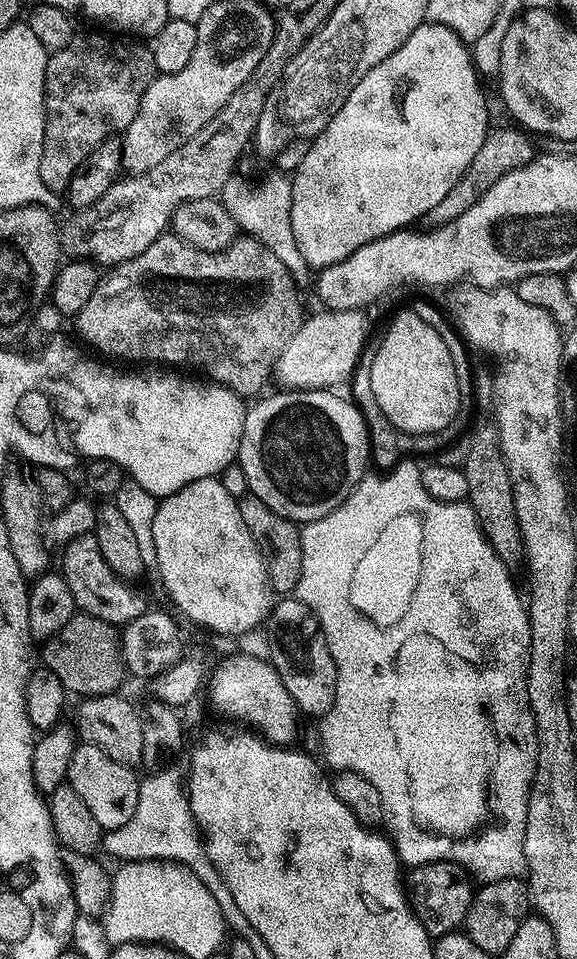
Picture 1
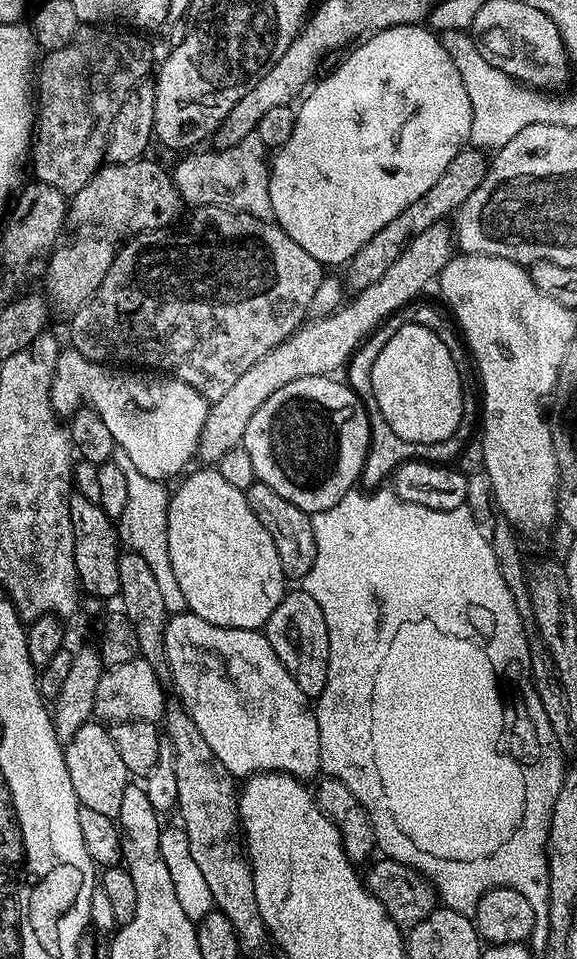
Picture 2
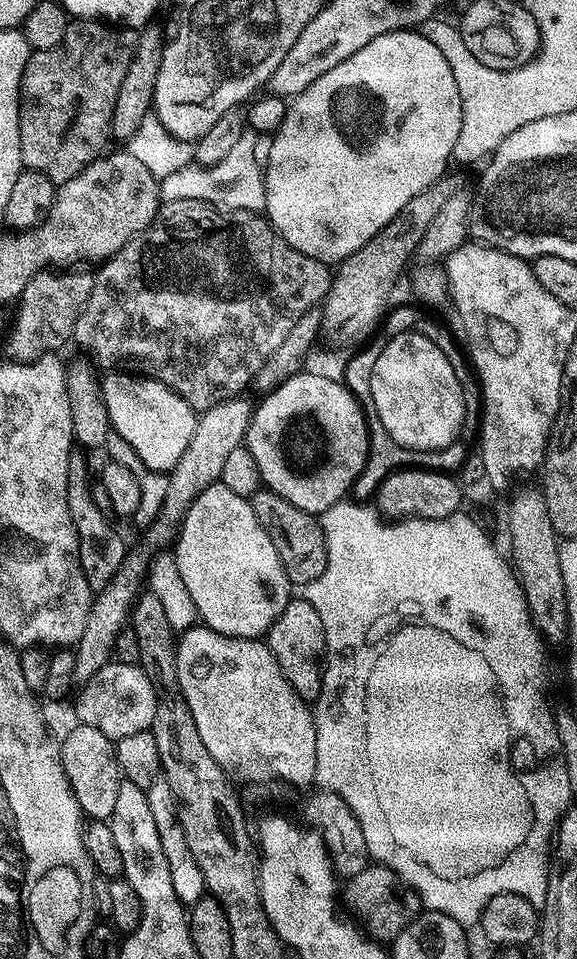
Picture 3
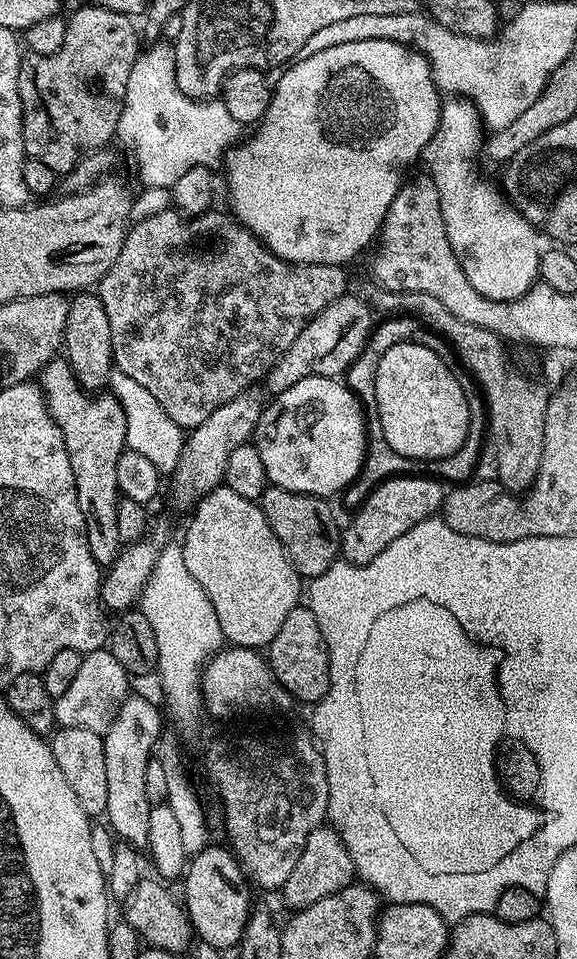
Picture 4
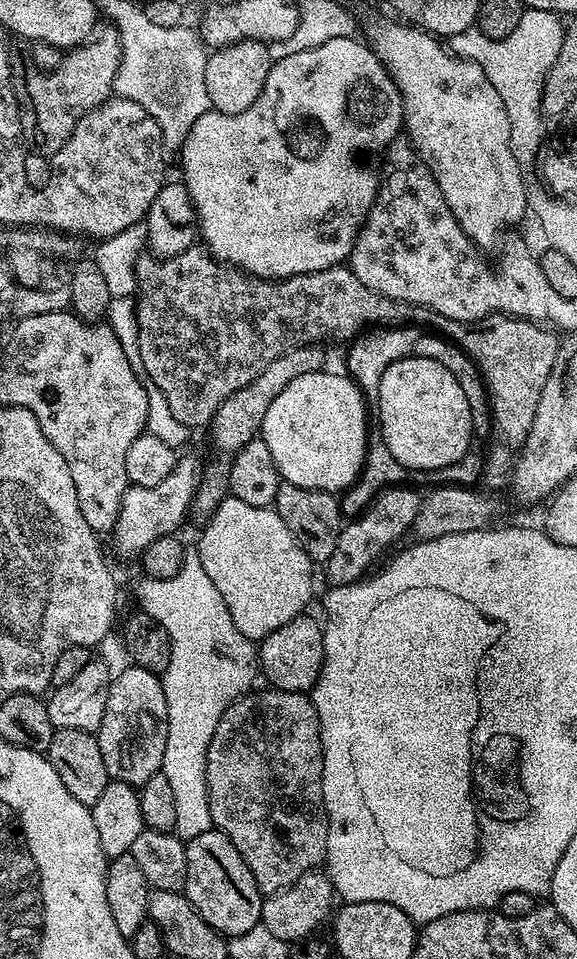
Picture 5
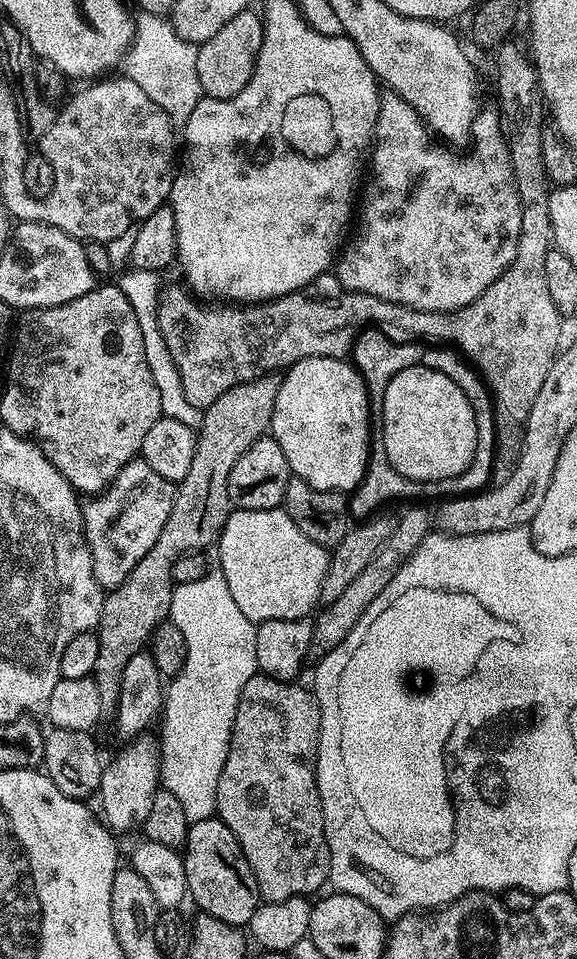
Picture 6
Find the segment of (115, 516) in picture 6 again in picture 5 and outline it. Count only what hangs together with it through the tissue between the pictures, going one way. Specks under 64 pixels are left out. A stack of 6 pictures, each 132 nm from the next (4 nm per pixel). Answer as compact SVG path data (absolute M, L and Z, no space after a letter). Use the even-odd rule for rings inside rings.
M181 455L174 471L165 480L158 482L158 486L134 484L125 490L116 524L110 531L113 546L122 555L136 558L148 548L150 542L173 535L184 516L186 520L189 515L201 471L202 460L196 456Z

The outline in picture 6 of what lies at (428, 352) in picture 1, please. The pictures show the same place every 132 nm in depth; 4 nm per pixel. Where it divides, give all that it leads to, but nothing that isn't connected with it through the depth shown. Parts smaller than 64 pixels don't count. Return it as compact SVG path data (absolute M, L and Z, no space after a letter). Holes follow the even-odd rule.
M417 366L402 370L402 374L394 374L384 391L382 414L378 424L384 427L382 439L386 446L386 458L398 470L398 474L406 474L411 480L441 480L454 478L470 466L474 458L474 450L478 446L478 426L474 426L474 410L472 403L458 390L446 374L442 374L435 366Z

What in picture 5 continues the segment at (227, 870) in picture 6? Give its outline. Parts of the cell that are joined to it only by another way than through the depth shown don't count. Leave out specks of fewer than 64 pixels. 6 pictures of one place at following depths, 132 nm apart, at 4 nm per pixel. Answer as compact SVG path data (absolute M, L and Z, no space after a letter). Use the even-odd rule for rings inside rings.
M213 826L206 834L198 834L198 838L187 841L186 850L186 882L184 896L202 914L202 918L214 930L218 930L226 938L246 934L256 924L261 923L260 911L264 905L258 882L254 882L254 874L250 874L250 866L238 854L238 846L226 838L226 834Z

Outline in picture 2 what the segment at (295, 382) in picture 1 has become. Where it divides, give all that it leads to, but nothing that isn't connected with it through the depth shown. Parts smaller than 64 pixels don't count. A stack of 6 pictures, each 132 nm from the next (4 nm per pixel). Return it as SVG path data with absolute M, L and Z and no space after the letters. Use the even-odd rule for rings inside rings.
M444 222L427 228L423 234L415 236L406 245L394 266L390 266L390 270L386 270L386 274L382 274L378 282L359 289L353 295L356 296L353 300L351 297L329 316L313 319L312 325L308 322L301 324L291 336L274 346L270 354L258 358L258 362L254 362L254 366L250 366L250 370L246 370L246 374L242 374L242 378L234 382L229 393L211 401L208 420L204 423L204 434L200 439L199 459L204 459L201 460L204 462L218 462L222 454L226 454L226 450L237 447L243 441L246 426L258 406L262 406L266 398L270 398L290 382L311 376L336 374L339 368L341 371L351 360L352 353L364 343L364 339L389 316L407 309L417 299L415 296L431 280L433 283L439 277L441 270L452 261L453 255L453 229Z

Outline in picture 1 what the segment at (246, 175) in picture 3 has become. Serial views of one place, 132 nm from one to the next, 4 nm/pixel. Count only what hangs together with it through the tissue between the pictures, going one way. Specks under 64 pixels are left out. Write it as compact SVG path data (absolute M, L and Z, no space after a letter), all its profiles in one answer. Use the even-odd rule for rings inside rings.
M271 170L265 176L232 175L226 186L220 191L219 201L230 212L241 233L262 242L274 258L282 261L292 275L300 278L303 272L309 271L308 263L298 250L298 242L294 242L294 226L290 226L290 202L292 201L292 181L285 173Z

